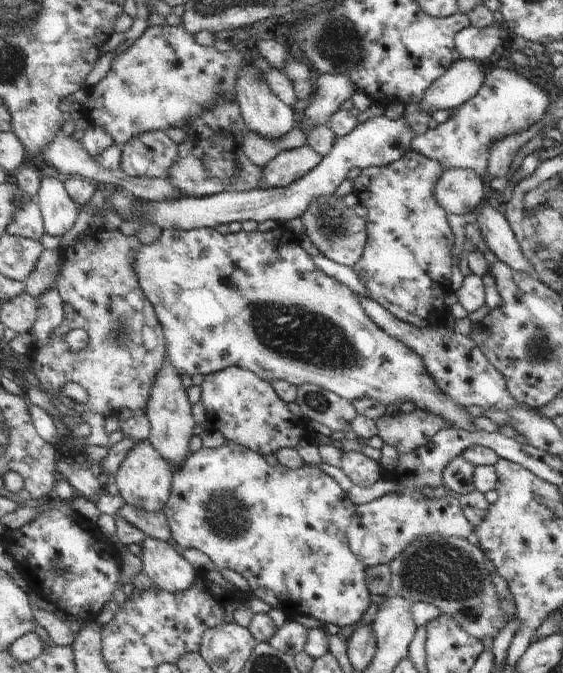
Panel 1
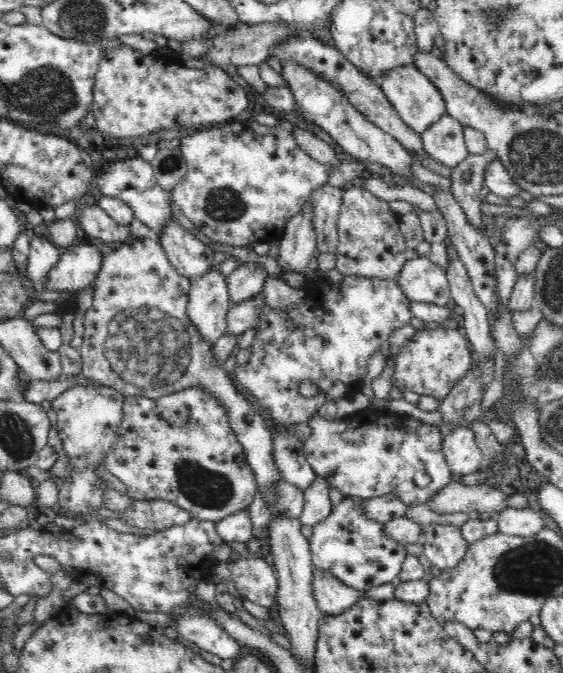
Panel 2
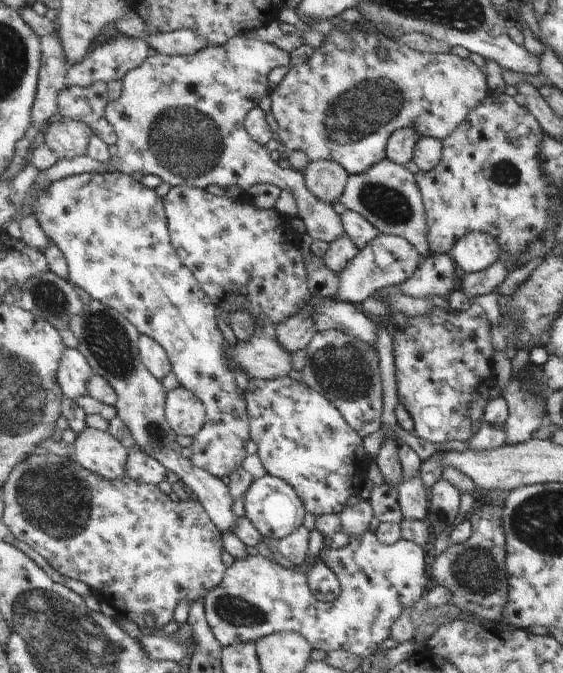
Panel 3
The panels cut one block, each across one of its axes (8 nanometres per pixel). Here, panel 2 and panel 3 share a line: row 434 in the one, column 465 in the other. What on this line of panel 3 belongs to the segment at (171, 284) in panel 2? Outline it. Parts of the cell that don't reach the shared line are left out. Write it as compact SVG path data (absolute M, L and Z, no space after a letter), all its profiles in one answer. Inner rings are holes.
M469 232L461 242L457 242L451 254L463 274L477 274L501 258L501 248L493 236Z

